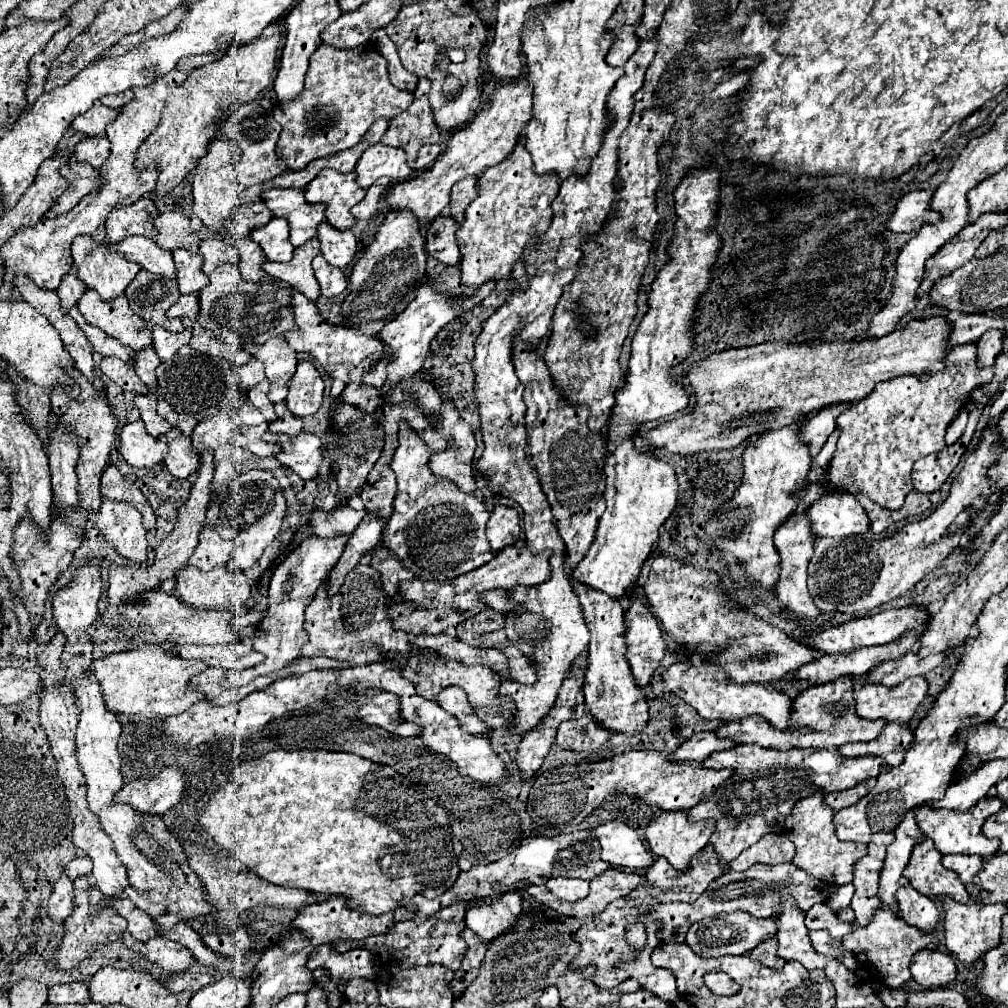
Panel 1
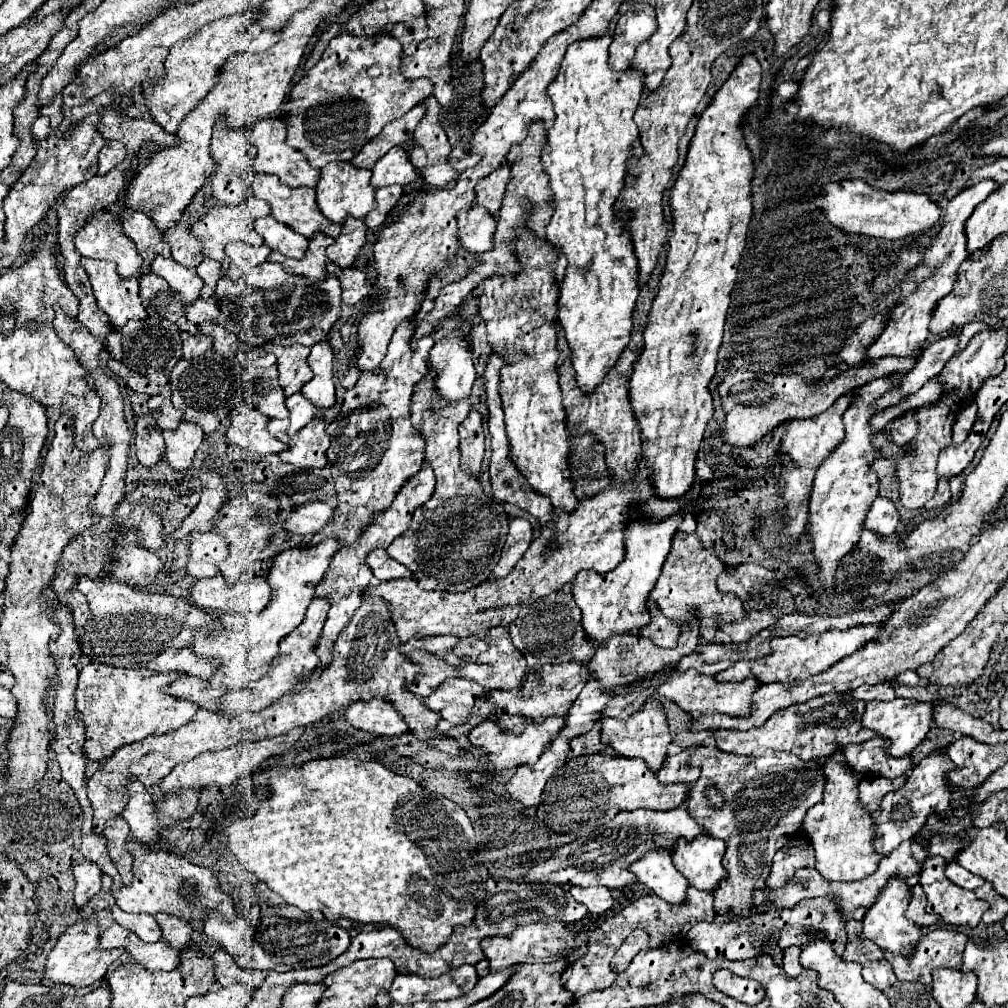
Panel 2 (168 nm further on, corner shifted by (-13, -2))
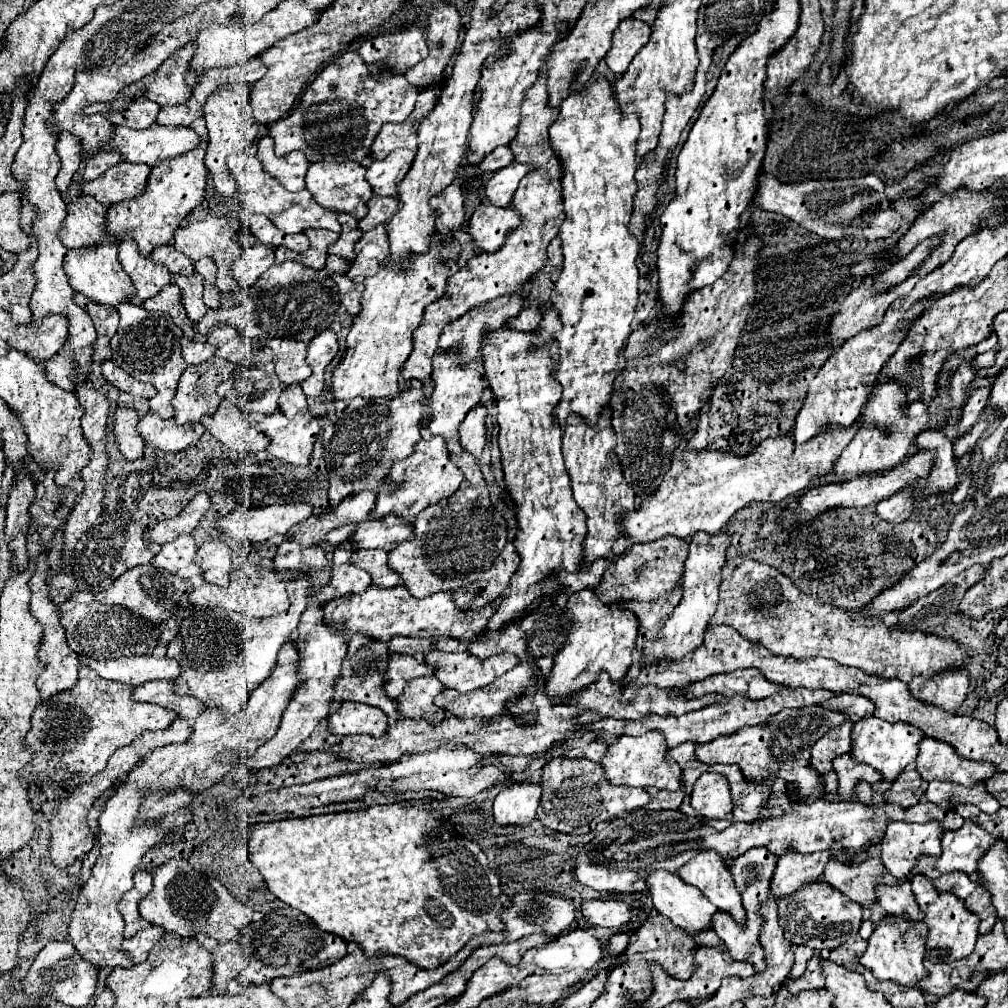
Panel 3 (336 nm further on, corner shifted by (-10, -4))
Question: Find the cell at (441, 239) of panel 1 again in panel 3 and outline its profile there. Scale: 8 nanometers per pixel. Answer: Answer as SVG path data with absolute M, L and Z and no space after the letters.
M481 203L467 225L467 235L481 251L495 251L503 245L503 237L507 229L515 229L519 225L519 217L511 213L511 207L495 207L489 203Z

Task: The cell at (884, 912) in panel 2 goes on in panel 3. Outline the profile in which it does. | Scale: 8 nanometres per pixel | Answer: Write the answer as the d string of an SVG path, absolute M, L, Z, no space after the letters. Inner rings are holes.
M885 915L877 921L869 941L867 949L861 955L859 963L863 967L869 967L877 979L891 979L895 983L907 985L907 987L917 987L917 981L927 975L927 969L923 967L923 955L925 955L925 945L927 945L927 931L923 921L911 921L905 915L901 915L903 923L897 921L895 915ZM905 927L905 931L901 931Z

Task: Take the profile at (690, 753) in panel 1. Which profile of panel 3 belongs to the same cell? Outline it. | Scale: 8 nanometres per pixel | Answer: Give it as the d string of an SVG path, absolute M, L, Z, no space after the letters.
M683 781L679 783L679 791L669 791L669 789L665 789L665 791L657 791L657 789L647 789L649 793L651 793L651 803L653 805L647 805L647 809L677 809L679 805L681 805L681 801L683 801Z

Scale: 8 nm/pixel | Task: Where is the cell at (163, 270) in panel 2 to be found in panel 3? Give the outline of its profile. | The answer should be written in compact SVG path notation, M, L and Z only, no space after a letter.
M197 273L191 275L191 277L171 275L171 283L175 283L181 289L181 305L185 307L187 317L193 323L197 323L207 311L203 299L201 299L201 295L203 295L203 277L199 277Z

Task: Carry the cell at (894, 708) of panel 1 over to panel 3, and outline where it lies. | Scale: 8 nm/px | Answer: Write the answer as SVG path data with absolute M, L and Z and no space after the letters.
M865 715L863 719L859 719L855 725L853 725L853 733L851 733L851 739L853 739L853 749L851 749L851 755L853 759L861 761L861 763L867 763L871 765L873 769L877 769L885 781L895 781L897 775L911 763L917 759L917 753L919 753L919 741L923 739L923 731L909 725L909 723L903 723L903 721L897 721L897 723L887 723L875 715Z

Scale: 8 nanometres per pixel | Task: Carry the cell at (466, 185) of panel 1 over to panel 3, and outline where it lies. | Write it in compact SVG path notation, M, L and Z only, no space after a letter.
M515 161L511 165L495 171L493 177L489 177L485 181L487 201L497 207L507 207L511 203L515 189L519 187L519 181L527 175L527 171L531 171L531 165L521 165Z

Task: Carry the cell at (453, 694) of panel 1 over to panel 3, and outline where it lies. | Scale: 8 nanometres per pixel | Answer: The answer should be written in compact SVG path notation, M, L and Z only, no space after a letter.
M419 677L407 685L407 693L403 697L397 697L399 701L399 713L403 717L415 717L423 719L429 717L435 721L437 717L445 717L445 711L435 707L433 699L443 693L447 687L437 677Z

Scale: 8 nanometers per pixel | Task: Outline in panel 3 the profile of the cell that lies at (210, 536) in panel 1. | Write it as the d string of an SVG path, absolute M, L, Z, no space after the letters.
M183 533L175 541L163 545L159 555L155 555L155 559L151 563L159 569L165 569L165 571L177 575L177 577L193 579L193 577L203 575L203 569L195 561L195 555L197 555L197 545L195 545L193 537Z

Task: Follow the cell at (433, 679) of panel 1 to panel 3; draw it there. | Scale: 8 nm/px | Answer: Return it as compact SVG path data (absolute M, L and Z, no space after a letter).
M393 653L389 657L389 669L387 669L387 695L391 699L399 697L403 693L403 689L407 687L407 683L411 679L417 677L425 677L425 675L435 675L437 669L429 663L425 663L421 657L413 657L413 655L403 655L403 653Z

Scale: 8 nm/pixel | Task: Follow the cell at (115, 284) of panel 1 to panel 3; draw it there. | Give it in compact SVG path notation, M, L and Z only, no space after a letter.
M77 197L67 205L67 219L61 229L61 241L67 249L85 249L117 243L107 229L107 207L93 197Z

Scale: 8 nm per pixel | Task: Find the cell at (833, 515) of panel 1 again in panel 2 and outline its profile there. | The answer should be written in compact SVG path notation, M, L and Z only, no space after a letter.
M878 497L866 515L864 527L886 537L886 535L892 535L896 531L898 523L900 523L900 515L898 515L894 501Z

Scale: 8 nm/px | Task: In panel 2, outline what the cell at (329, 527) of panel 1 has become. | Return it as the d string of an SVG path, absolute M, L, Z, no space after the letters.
M314 501L314 503L306 503L298 509L292 511L292 515L284 521L284 529L288 533L296 533L296 535L314 535L318 533L326 523L328 519L332 517L332 507L328 507L326 503L322 501Z

